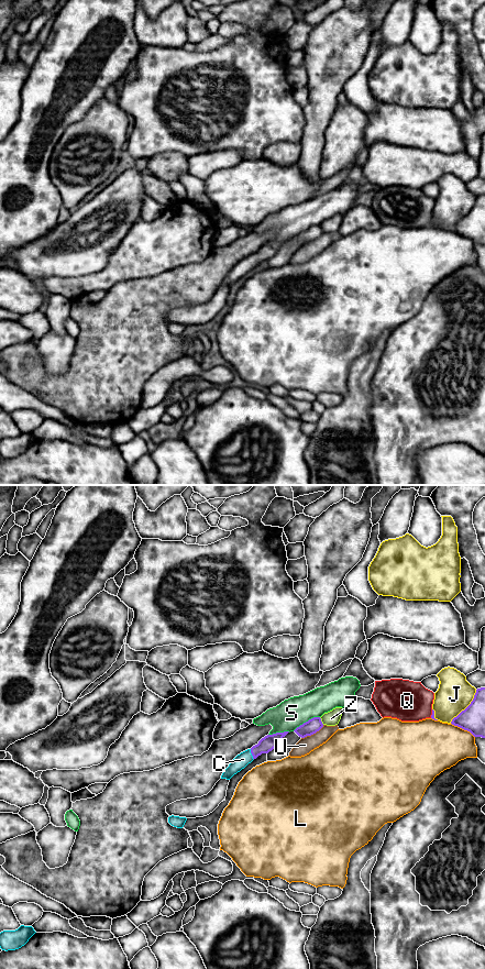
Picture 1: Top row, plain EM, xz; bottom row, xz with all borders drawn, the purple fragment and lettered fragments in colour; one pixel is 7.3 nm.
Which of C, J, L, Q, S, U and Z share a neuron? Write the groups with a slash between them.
C / J / L / Q / S / U / Z

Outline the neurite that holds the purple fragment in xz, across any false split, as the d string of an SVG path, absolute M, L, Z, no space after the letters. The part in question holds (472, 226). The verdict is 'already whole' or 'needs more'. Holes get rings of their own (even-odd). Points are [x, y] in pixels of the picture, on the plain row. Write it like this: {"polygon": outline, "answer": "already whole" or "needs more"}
{"polygon": "M485 195L476 197L471 211L451 229L474 244L485 245Z", "answer": "already whole"}

